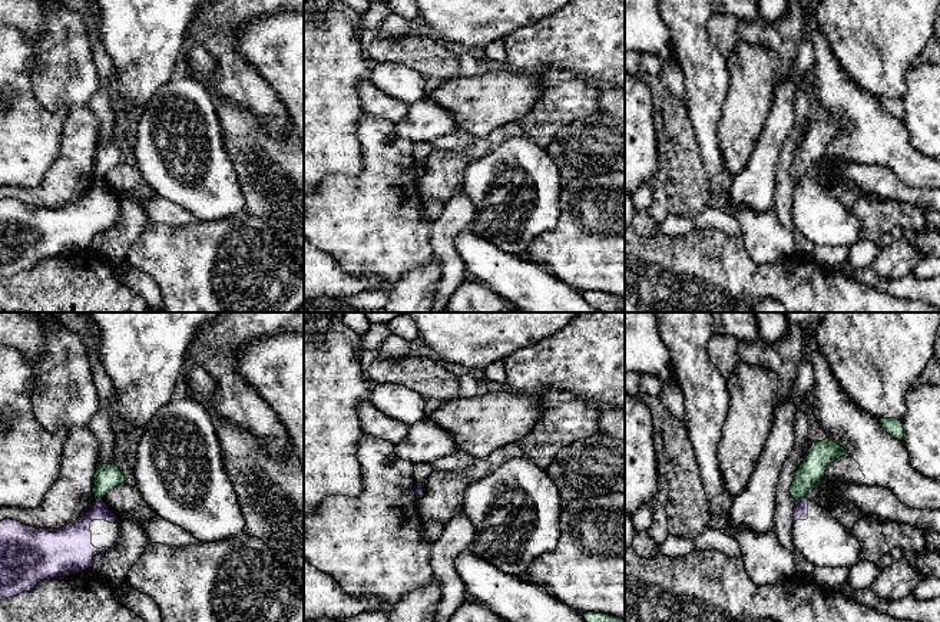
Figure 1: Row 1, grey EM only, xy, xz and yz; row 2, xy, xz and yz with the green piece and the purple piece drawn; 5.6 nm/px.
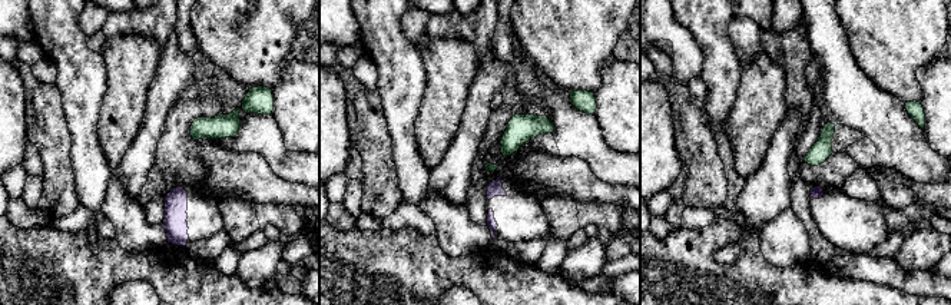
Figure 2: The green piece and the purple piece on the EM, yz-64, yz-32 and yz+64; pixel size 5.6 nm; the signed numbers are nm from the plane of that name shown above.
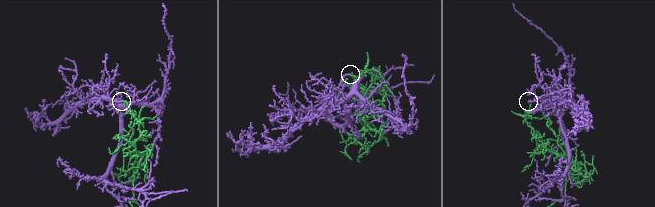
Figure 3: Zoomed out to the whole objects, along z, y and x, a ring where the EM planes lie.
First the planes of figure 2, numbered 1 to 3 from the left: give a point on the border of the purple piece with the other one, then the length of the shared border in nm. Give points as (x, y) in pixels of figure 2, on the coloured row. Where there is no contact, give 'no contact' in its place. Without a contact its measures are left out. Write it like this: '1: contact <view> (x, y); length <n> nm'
1: no contact
2: no contact
3: no contact

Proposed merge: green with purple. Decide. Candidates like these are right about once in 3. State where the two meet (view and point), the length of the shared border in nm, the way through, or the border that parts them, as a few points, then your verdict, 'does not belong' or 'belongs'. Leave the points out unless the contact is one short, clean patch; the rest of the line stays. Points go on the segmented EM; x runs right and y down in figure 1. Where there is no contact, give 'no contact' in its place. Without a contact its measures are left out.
contact yz (800, 499); length 70 nm; border yz (806, 496), (795, 502); does not belong

